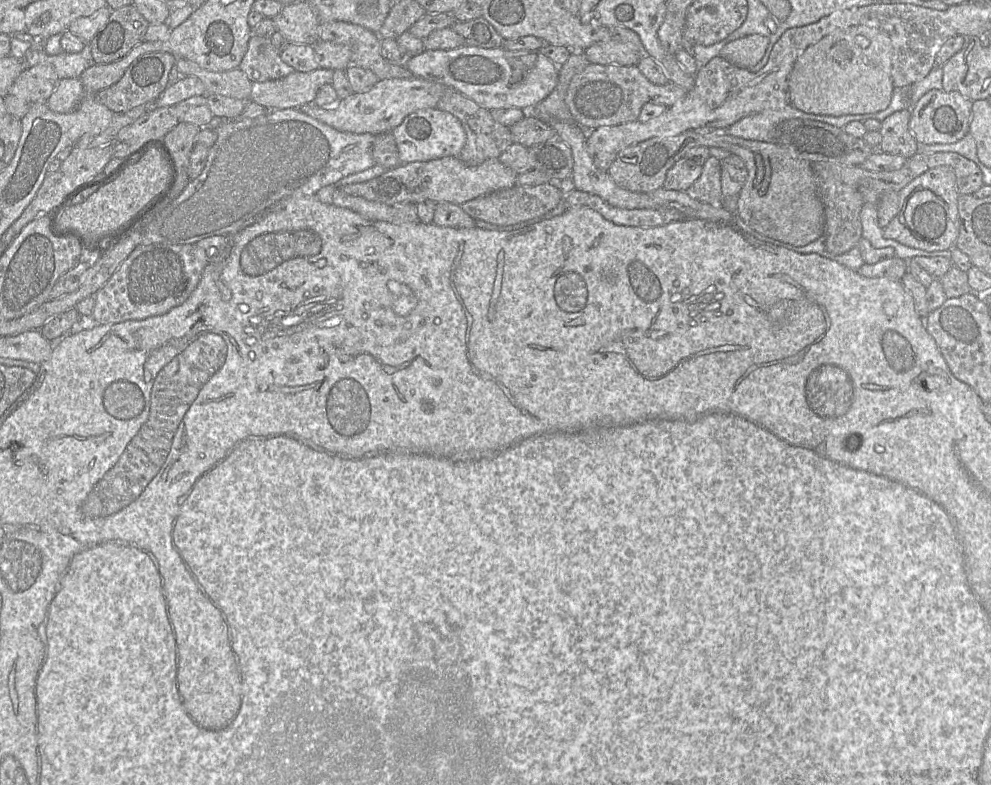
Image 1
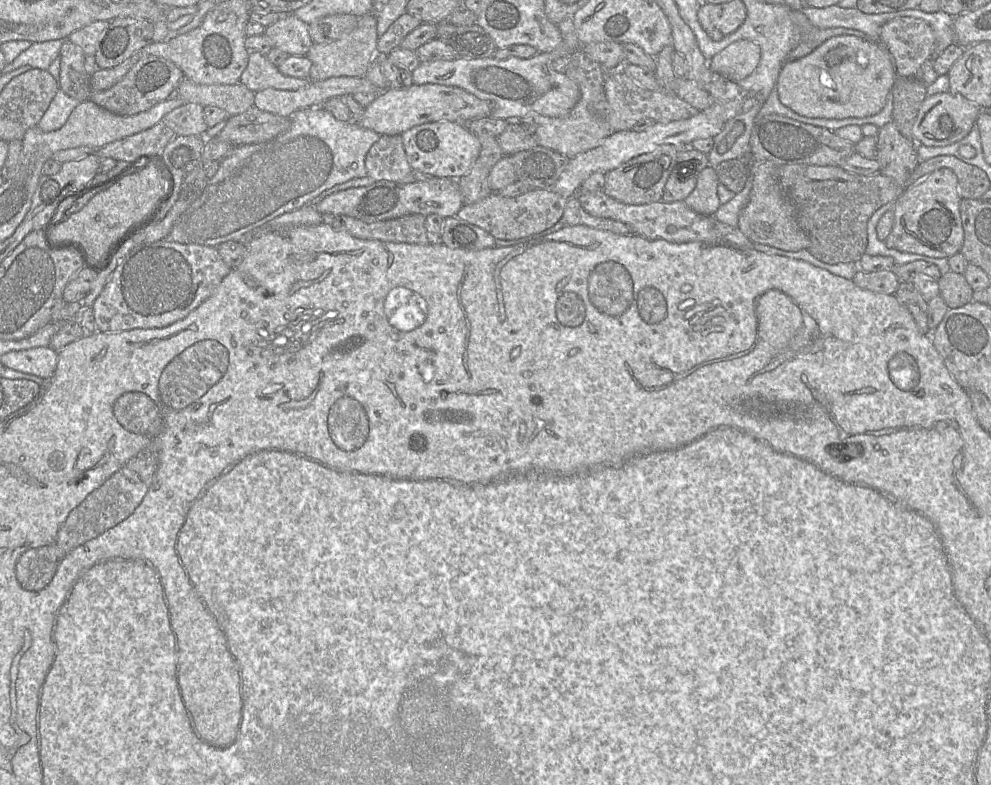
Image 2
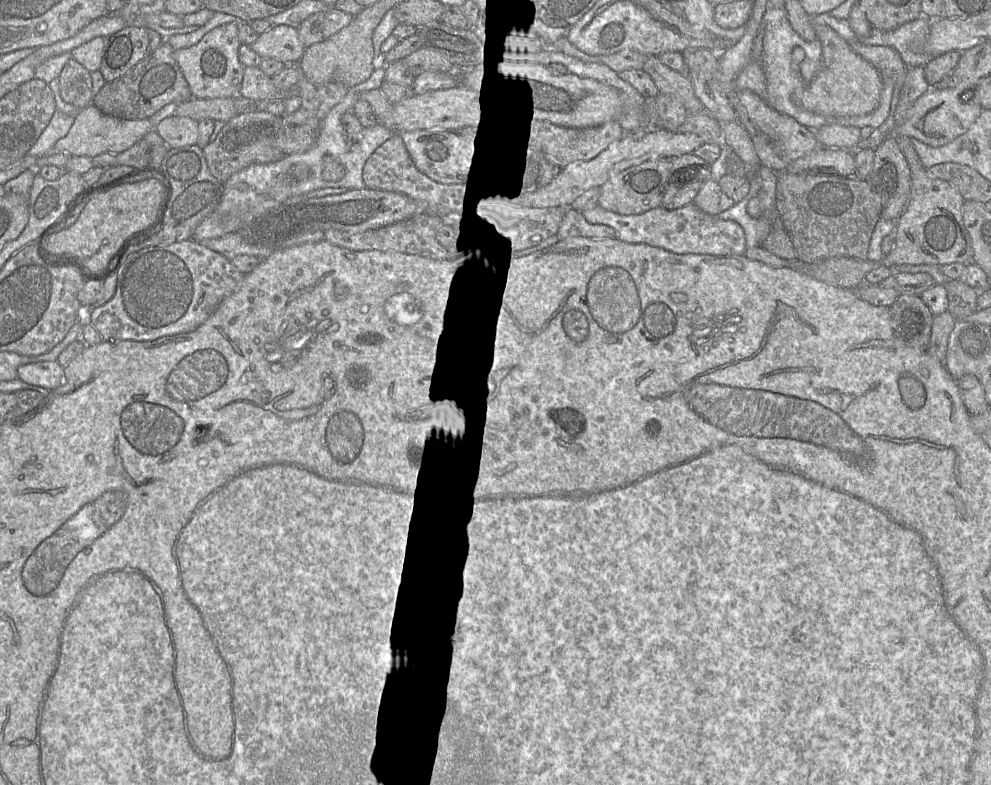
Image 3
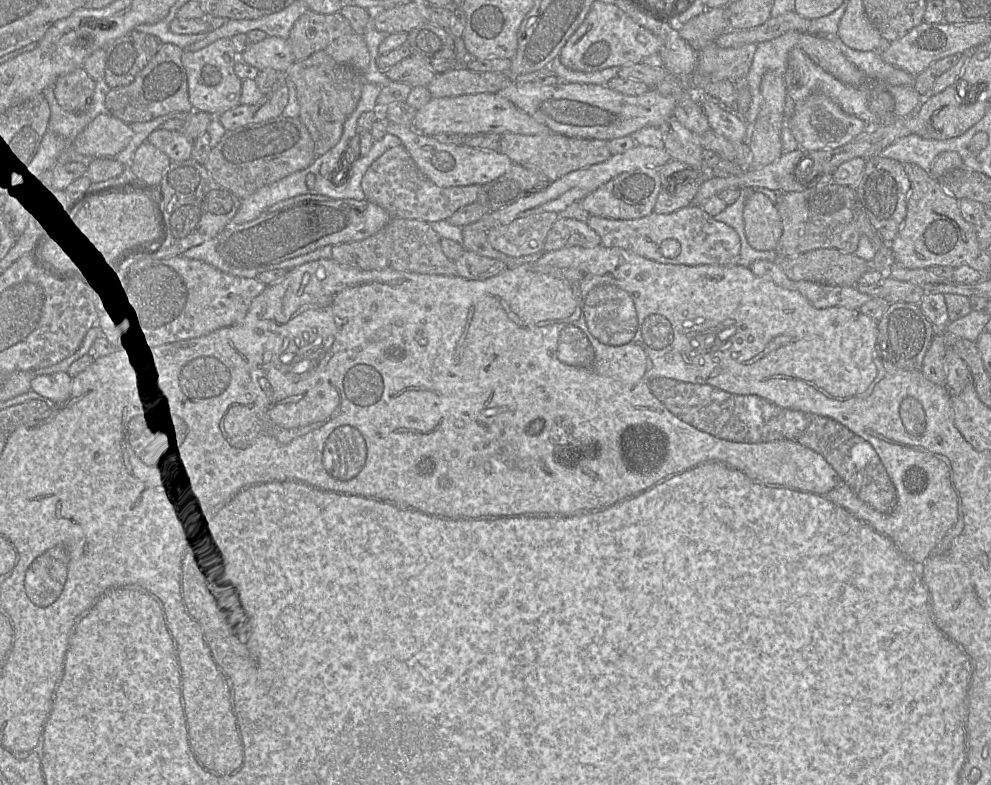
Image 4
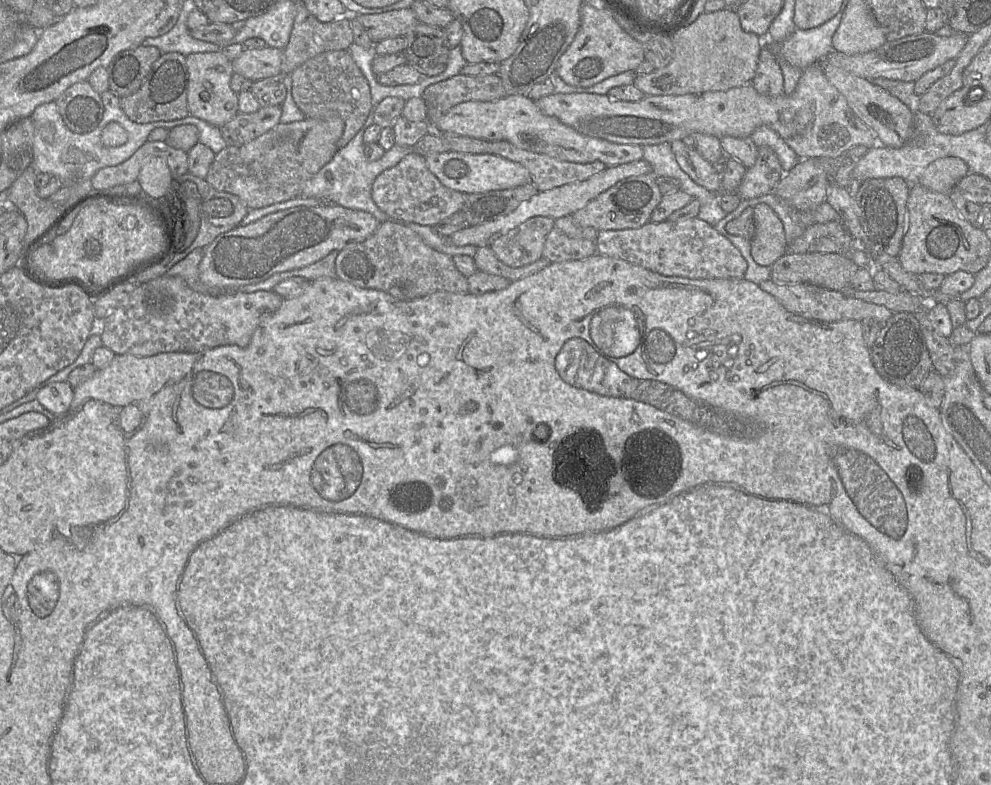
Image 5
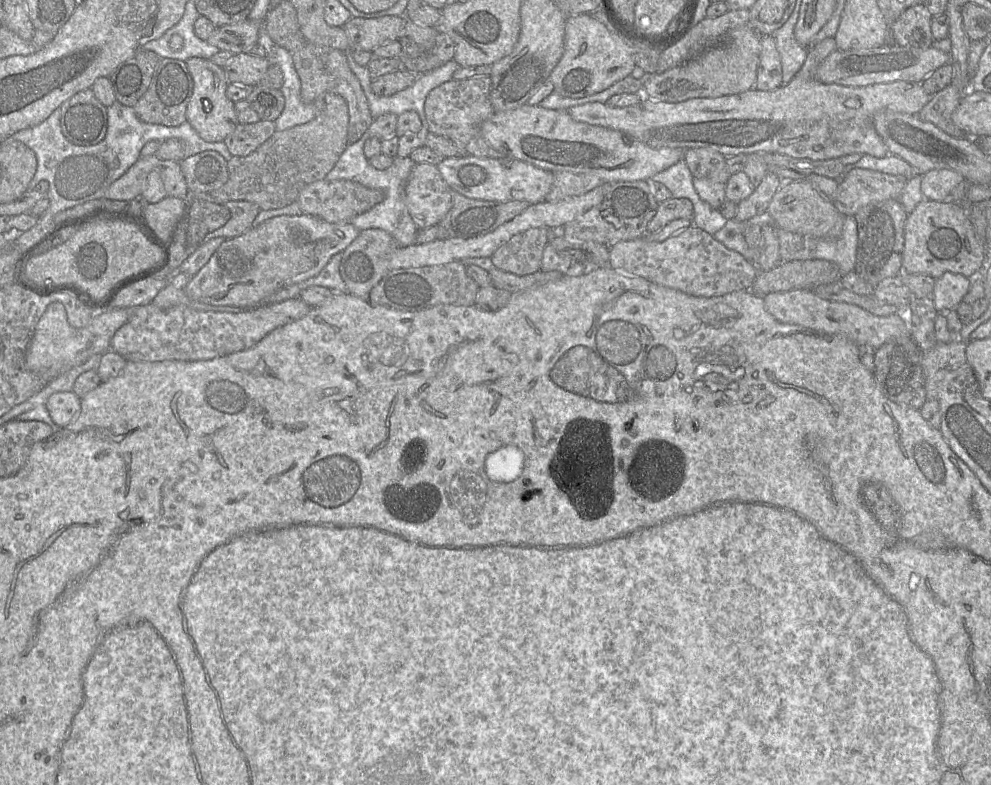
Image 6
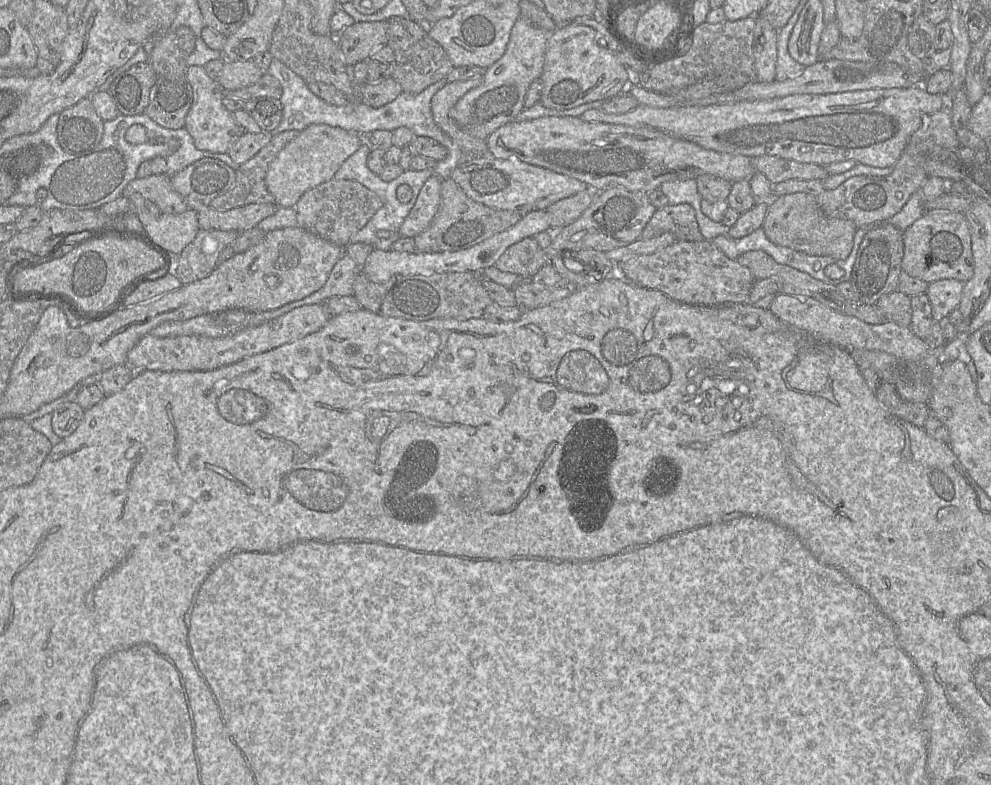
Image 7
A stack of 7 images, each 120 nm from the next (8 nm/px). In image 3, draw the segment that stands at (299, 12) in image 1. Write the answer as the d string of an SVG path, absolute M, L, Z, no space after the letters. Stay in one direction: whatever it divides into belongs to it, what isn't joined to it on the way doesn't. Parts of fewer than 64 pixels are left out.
M287 25L271 27L250 46L262 59L272 58L286 65L298 64L306 50L298 29Z

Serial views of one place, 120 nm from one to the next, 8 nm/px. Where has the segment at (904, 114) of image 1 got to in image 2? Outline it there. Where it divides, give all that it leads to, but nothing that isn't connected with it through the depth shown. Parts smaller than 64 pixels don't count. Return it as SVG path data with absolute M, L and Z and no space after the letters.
M891 121L878 131L876 160L881 174L906 187L919 163L916 142L904 137Z

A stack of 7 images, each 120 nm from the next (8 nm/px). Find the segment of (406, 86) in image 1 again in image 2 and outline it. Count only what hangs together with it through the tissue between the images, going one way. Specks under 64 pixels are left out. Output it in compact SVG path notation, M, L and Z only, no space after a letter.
M412 84L407 89L387 88L379 91L373 102L365 108L360 120L356 121L360 126L371 129L380 135L401 135L412 127L437 121L452 121L458 123L468 123L474 119L491 116L491 107L484 101L469 93L468 91L456 87L439 84Z

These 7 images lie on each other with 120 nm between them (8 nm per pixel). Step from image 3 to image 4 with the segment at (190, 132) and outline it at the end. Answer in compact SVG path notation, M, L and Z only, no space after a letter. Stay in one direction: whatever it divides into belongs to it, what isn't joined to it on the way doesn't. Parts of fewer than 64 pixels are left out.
M158 128L148 136L147 141L165 153L171 161L183 161L191 158L194 142L179 131Z

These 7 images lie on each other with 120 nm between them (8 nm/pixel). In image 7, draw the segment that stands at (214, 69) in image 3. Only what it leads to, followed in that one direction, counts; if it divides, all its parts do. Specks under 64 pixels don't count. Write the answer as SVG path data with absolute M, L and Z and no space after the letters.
M188 66L186 77L193 91L192 104L185 118L186 130L199 150L228 153L243 131L222 103L222 87L217 80L207 75L202 66Z

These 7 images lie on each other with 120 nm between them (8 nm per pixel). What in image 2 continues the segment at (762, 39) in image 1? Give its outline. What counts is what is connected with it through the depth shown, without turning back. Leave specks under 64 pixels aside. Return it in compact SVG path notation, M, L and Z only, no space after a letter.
M749 39L732 42L709 61L710 69L724 78L738 82L749 76L760 62L761 49Z

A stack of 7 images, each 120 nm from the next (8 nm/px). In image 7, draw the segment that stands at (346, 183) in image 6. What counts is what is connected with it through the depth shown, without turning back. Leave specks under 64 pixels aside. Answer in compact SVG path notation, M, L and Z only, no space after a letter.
M332 178L306 191L294 207L298 227L346 248L352 236L365 226L382 205L382 199L358 181Z

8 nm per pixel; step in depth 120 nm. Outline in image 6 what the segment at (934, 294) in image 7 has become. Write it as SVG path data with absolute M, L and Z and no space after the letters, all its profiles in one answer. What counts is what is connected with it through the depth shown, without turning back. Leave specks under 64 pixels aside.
M944 273L935 280L931 297L937 312L948 312L963 302L972 279L958 273Z

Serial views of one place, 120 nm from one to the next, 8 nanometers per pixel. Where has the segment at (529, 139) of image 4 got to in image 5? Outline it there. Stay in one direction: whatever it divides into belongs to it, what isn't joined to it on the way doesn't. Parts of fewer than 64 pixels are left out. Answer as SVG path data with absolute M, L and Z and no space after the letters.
M488 141L488 154L502 156L523 165L538 192L587 180L607 166L600 161L575 163L520 149L508 141Z

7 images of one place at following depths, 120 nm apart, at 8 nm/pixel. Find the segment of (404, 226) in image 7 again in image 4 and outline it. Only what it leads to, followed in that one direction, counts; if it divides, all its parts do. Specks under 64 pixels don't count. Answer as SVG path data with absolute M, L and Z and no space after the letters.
M401 144L386 150L367 169L362 181L366 199L385 209L392 218L419 219L428 223L446 220L460 208L477 200L482 185L440 187L429 180L417 167L416 163Z

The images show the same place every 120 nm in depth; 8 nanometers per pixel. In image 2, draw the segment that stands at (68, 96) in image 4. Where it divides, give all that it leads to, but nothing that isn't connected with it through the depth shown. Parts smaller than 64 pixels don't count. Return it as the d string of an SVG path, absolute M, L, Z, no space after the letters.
M59 39L64 40L60 50L60 81L59 87L68 96L78 100L80 103L90 99L93 93L90 85L90 76L87 74L84 67L85 54L83 50L73 44L69 39Z

